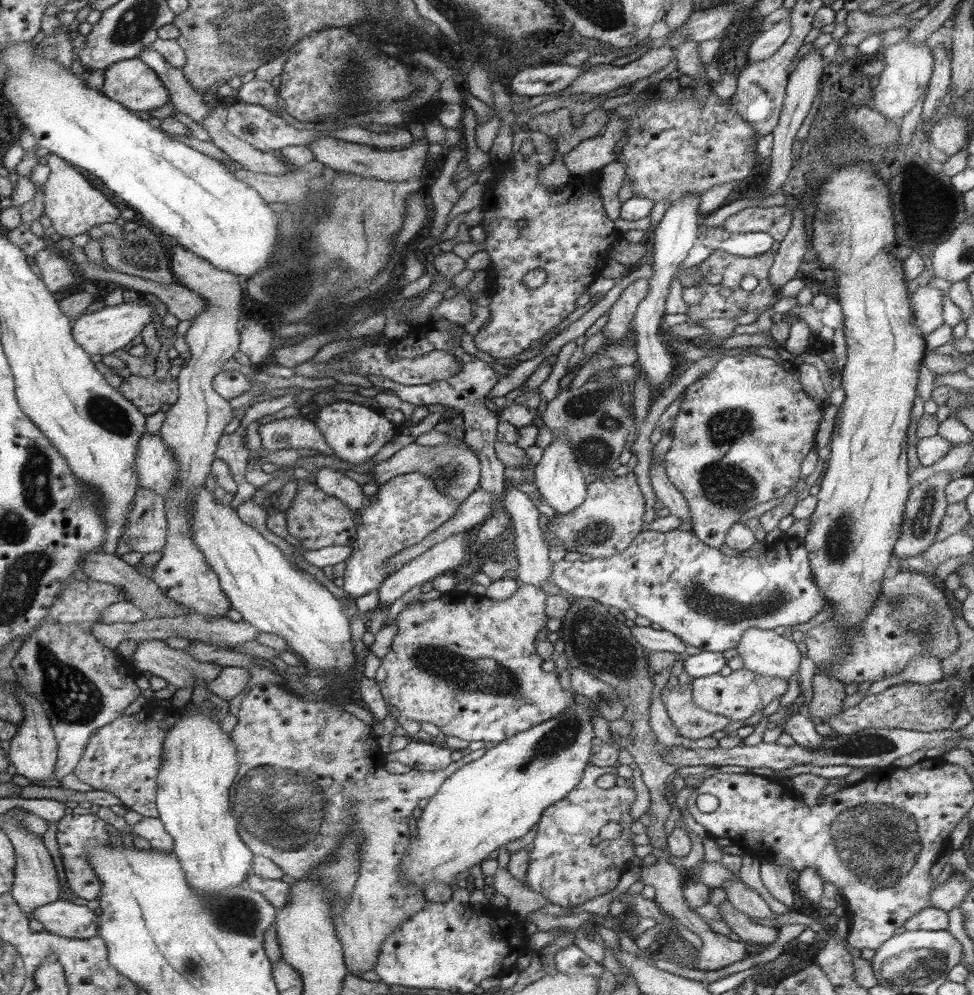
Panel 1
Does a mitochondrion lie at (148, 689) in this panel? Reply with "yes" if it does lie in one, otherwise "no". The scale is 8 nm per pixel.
no

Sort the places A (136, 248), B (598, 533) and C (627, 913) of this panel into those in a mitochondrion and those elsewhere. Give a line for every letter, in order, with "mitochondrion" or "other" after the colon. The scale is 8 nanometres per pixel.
A: mitochondrion
B: mitochondrion
C: other

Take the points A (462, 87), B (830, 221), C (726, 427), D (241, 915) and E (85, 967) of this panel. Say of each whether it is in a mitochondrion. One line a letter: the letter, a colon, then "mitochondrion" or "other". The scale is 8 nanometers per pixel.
A: other
B: mitochondrion
C: mitochondrion
D: mitochondrion
E: other

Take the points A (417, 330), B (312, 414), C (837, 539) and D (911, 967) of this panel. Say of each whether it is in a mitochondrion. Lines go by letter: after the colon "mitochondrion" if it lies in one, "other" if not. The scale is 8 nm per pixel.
A: other
B: other
C: mitochondrion
D: mitochondrion

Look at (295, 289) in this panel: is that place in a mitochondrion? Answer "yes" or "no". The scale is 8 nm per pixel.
yes

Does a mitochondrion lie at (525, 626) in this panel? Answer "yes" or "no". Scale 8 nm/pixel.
no

